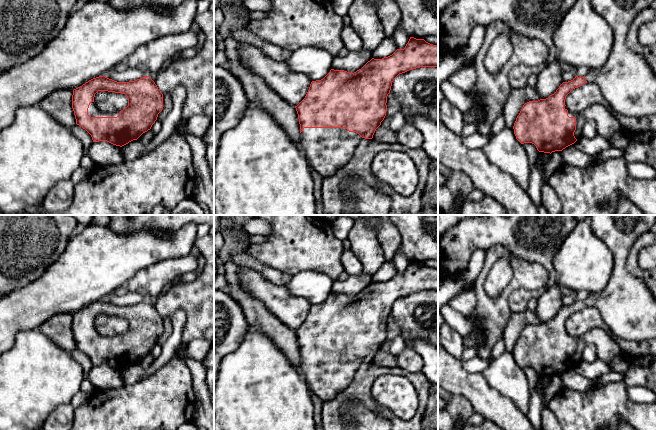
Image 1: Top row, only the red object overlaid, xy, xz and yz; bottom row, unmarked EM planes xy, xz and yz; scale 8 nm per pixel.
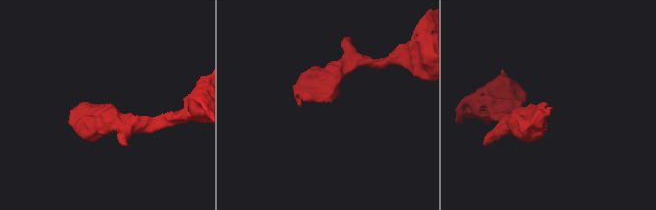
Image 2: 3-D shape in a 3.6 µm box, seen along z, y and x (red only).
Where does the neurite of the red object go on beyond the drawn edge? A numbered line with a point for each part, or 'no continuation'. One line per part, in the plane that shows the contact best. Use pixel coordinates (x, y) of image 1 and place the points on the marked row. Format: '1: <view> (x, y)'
1: xz (327, 150)

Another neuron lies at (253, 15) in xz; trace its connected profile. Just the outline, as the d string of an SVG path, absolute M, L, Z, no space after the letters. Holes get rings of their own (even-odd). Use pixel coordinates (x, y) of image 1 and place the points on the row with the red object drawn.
M248 11L249 22L261 20L267 17L267 13L263 11Z

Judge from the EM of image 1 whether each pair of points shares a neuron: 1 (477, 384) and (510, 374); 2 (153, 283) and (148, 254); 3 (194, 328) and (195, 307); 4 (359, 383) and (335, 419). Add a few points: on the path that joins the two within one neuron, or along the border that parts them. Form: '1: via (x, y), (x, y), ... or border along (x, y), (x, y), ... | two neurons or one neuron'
1: border along (481, 373), (485, 381), (504, 396) | two neurons
2: border along (173, 259), (154, 262), (138, 270), (130, 278) | two neurons
3: via (195, 323), (195, 312) | one neuron
4: via (350, 392), (335, 406), (335, 410) | one neuron

